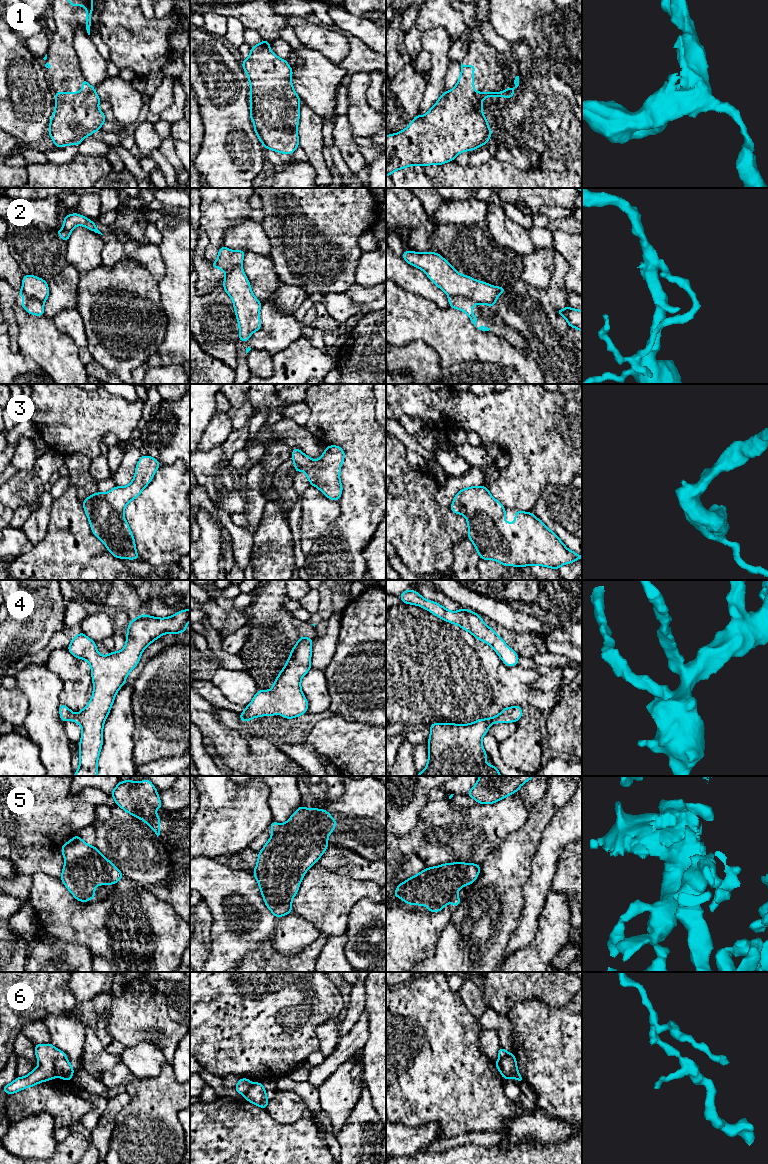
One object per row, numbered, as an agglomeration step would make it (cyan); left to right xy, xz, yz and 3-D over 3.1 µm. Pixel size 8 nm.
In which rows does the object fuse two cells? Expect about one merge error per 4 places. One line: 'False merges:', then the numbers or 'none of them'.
False merges: 2, 6

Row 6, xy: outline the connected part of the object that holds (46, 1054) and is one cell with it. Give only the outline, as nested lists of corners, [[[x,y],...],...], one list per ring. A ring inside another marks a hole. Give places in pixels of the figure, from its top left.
[[[34,1044],[39,1066],[27,1076],[17,1077],[12,1083],[4,1086],[2,1091],[11,1095],[28,1087],[55,1078],[54,1061],[58,1057],[67,1058],[67,1054],[55,1048],[53,1044]]]

